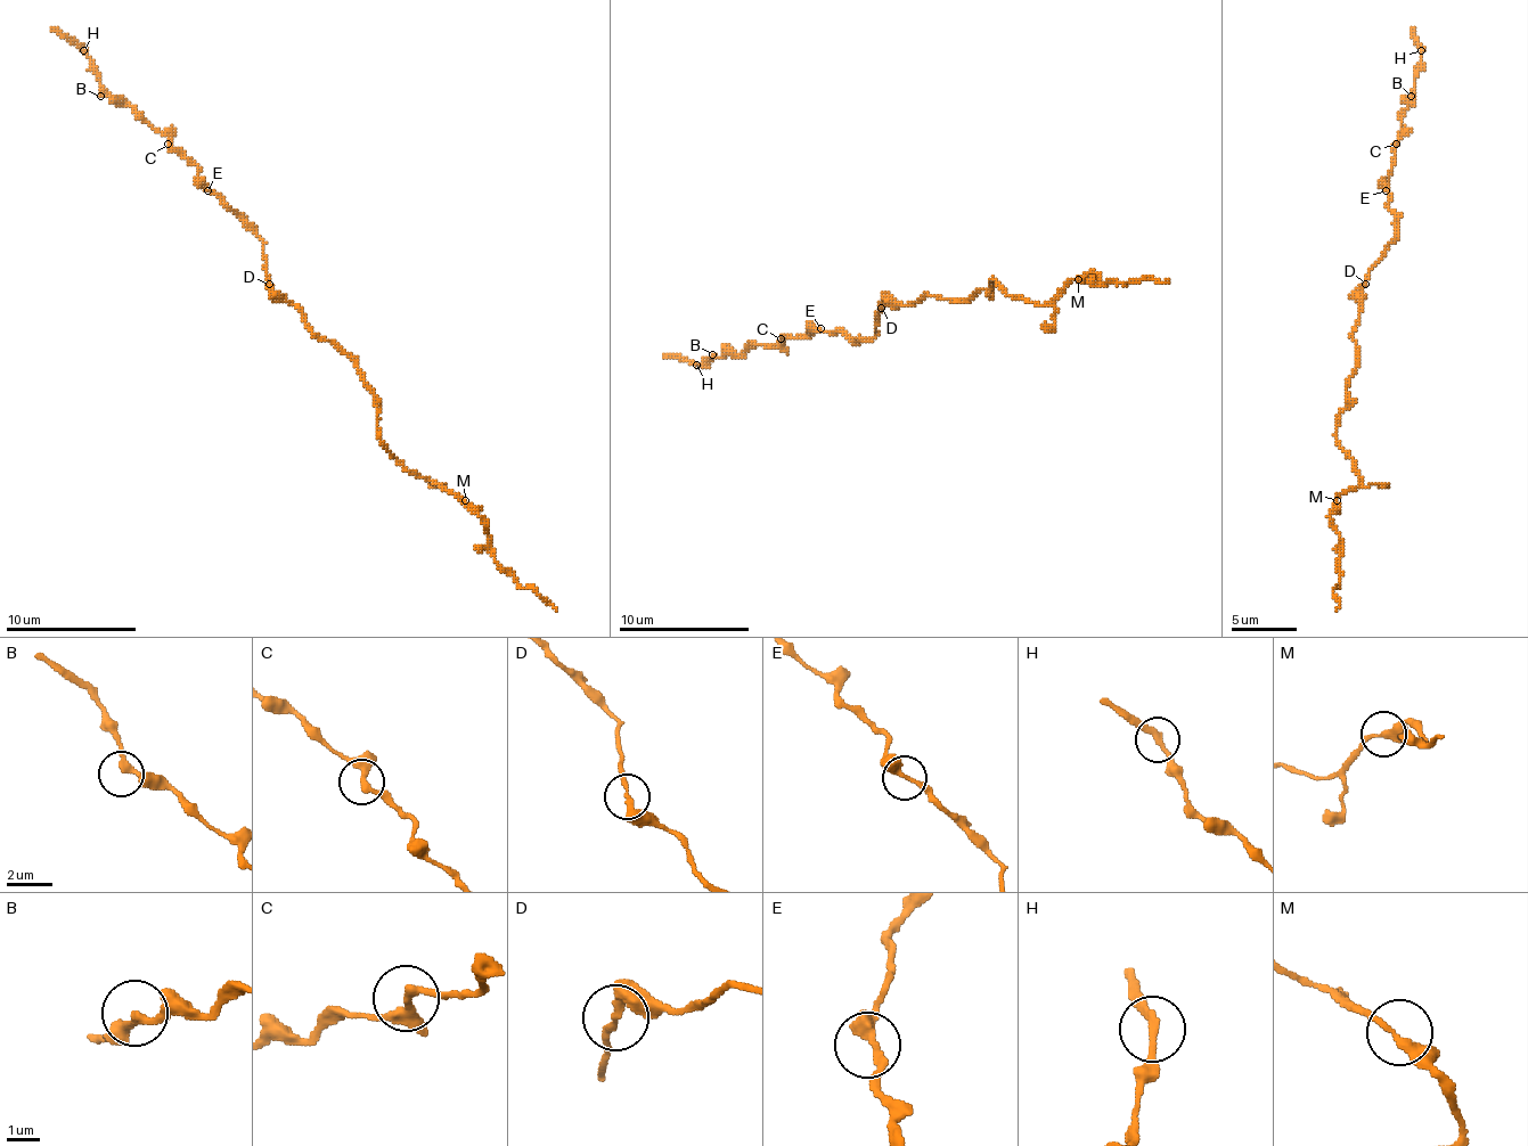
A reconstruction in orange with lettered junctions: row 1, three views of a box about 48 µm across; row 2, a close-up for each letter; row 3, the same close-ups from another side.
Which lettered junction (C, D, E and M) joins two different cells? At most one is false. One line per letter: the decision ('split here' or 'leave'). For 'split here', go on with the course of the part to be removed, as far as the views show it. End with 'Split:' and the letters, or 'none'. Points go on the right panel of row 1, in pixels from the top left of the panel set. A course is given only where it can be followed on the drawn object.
C: leave
D: leave
E: leave
M: leave
Split: none

